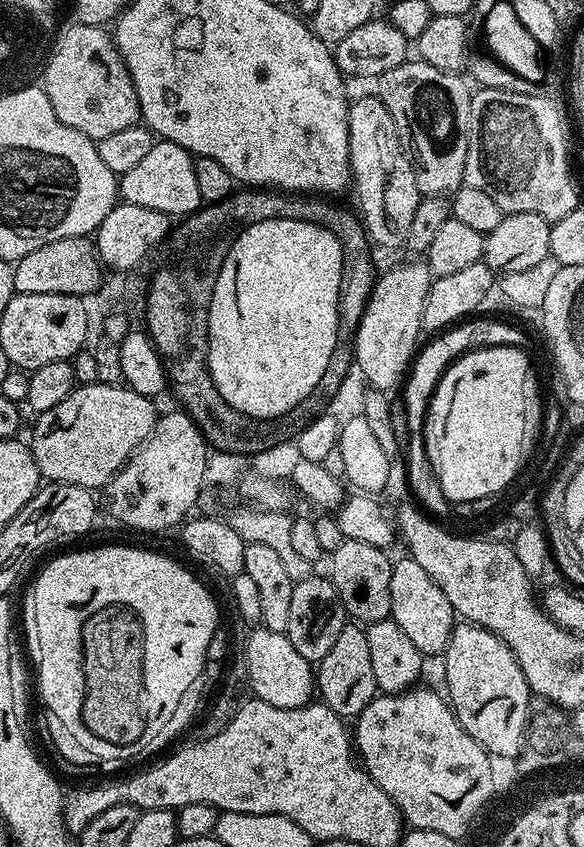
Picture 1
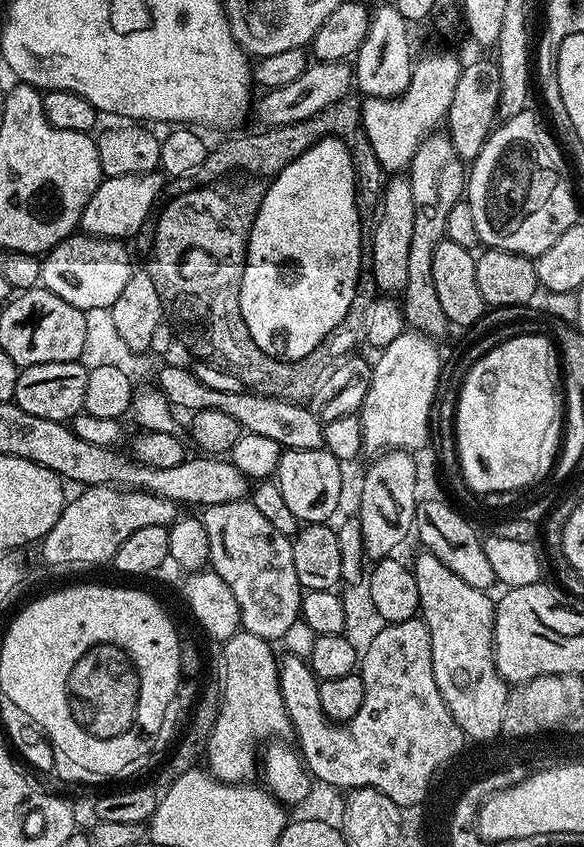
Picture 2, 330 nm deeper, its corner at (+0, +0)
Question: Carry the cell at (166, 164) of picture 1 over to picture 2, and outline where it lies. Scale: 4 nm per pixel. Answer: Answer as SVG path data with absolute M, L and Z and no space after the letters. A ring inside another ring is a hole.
M159 171L101 179L98 190L94 190L90 202L86 202L86 210L82 210L79 231L89 236L101 236L104 240L127 241L127 236L134 235L147 222L148 215L149 220L153 215L156 199L160 196L160 180Z

